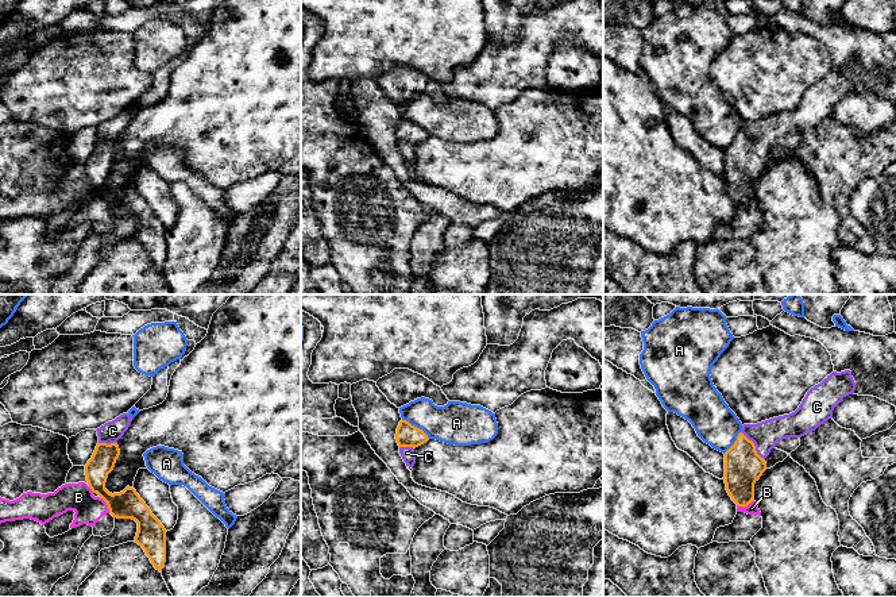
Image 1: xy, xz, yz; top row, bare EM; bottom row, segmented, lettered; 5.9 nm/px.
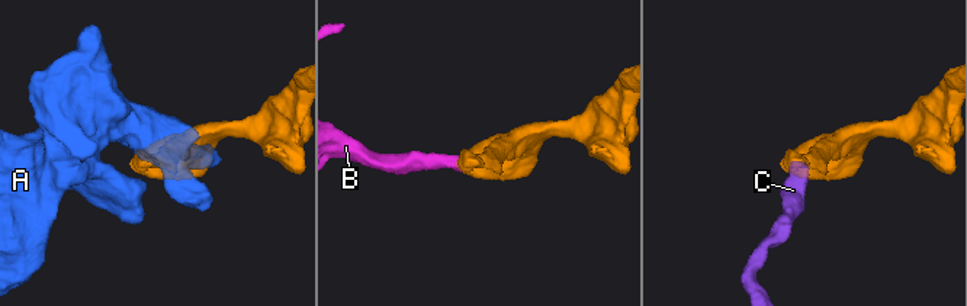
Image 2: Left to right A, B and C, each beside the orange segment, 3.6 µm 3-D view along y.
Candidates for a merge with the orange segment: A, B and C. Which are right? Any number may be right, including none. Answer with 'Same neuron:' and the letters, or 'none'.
Same neuron: C

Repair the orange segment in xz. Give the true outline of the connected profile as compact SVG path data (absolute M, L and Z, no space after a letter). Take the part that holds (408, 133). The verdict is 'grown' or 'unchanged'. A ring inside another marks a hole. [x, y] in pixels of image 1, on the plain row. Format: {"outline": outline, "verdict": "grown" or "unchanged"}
{"outline": "M401 118L395 136L403 159L406 163L413 166L416 161L414 146L426 140L429 138L428 132L422 127L412 123L409 119Z", "verdict": "grown"}

